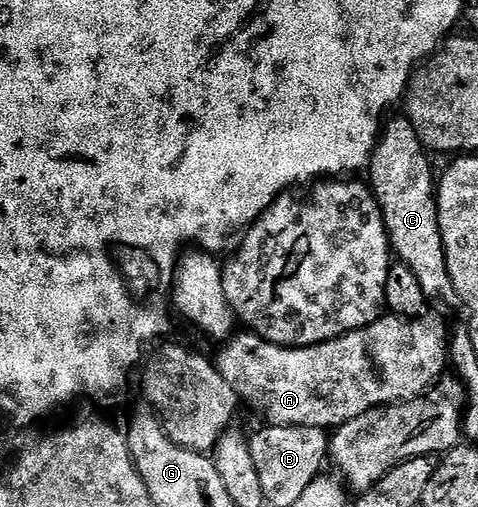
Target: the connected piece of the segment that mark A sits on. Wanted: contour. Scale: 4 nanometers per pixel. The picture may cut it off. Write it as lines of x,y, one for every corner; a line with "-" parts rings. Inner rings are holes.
381,316
376,322
370,323
361,330
352,330
349,334
344,334
341,338
326,340
317,346
279,346
273,342
267,342
265,338
260,338
251,332
237,333
229,337
223,343
220,355
214,358
216,371
234,388
237,399
249,402
256,410
261,410
268,417
267,421
273,426
323,426
325,428
335,428
344,422
354,420
371,410
377,410
380,406
390,406
394,402
406,402
414,398
419,398
437,381
436,377
447,367
450,362
450,333
436,318
429,316

